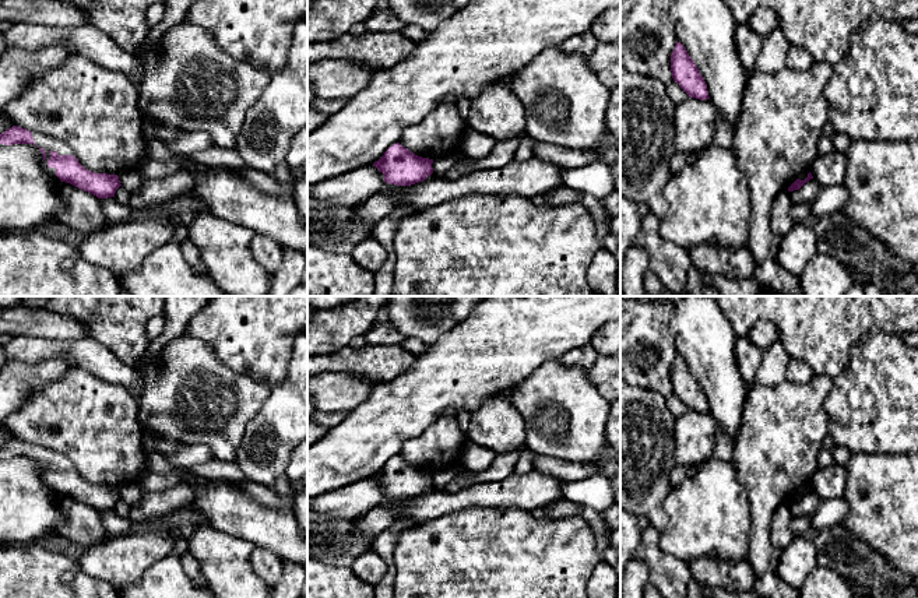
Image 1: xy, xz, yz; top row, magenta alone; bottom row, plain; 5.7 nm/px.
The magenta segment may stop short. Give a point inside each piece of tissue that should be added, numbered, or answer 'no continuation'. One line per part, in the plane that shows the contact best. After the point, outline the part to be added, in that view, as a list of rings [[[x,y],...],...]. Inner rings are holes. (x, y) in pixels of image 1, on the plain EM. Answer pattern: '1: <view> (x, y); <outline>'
1: xy (44, 454); [[[31,444],[34,450],[34,455],[45,462],[46,472],[43,474],[43,479],[56,489],[56,482],[48,479],[48,474],[50,472],[50,465],[56,464],[59,468],[74,468],[73,462],[64,455],[57,451],[52,451],[42,446]]]

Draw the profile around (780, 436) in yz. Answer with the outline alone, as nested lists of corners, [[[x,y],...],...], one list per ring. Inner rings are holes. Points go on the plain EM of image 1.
[[[813,374],[806,384],[781,383],[778,386],[755,386],[743,405],[742,419],[734,440],[732,462],[738,479],[745,485],[752,513],[749,552],[746,559],[756,578],[768,571],[770,557],[775,550],[770,539],[775,511],[805,485],[817,471],[822,442],[829,435],[826,398],[833,388],[833,379]]]

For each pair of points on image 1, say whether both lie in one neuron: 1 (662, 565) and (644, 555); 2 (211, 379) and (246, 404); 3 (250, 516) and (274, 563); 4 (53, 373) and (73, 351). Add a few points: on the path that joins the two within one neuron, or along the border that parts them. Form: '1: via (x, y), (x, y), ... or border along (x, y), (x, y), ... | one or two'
1: via (658, 563), (649, 555) | one
2: via (220, 387), (232, 400), (238, 400) | one
3: border along (256, 547), (266, 548), (280, 558) | two
4: border along (35, 362), (44, 358), (64, 355), (74, 365) | two

